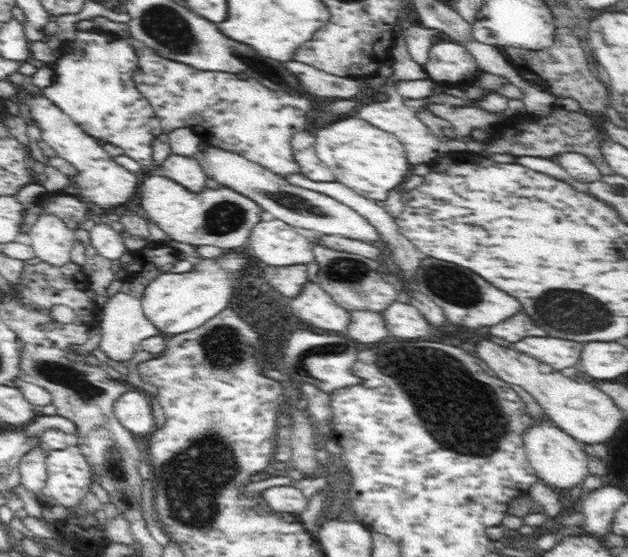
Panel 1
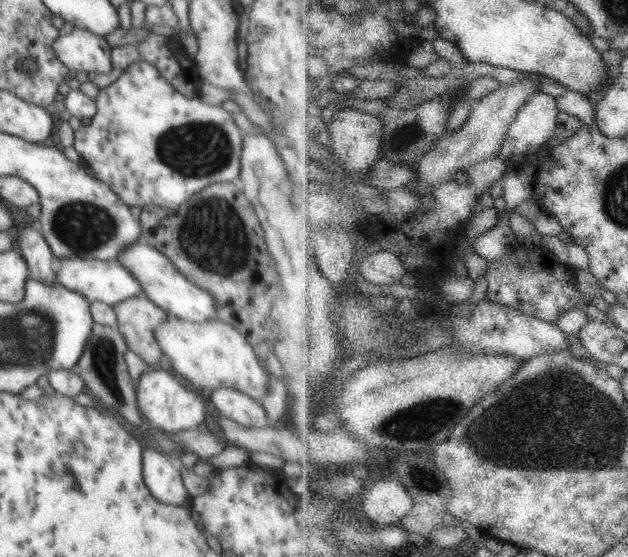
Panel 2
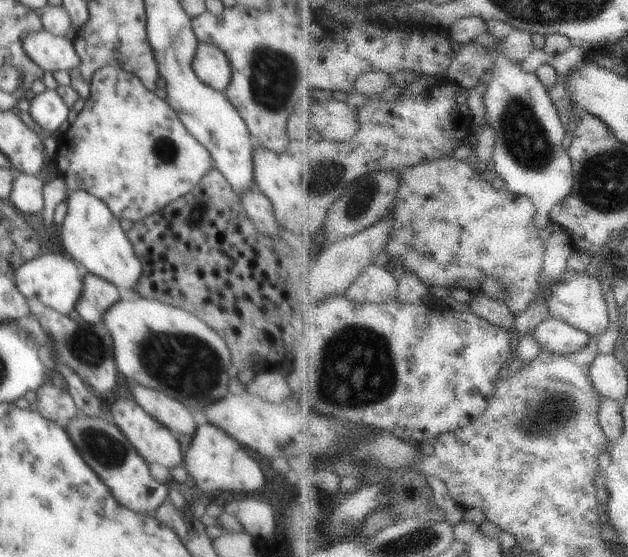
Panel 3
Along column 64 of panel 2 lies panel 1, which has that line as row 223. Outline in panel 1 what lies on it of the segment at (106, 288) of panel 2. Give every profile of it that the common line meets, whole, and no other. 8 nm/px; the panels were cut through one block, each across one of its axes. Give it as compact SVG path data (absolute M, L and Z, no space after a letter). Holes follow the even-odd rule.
M276 219L256 224L246 245L252 256L273 267L308 264L315 260L310 240L302 236L298 228Z

